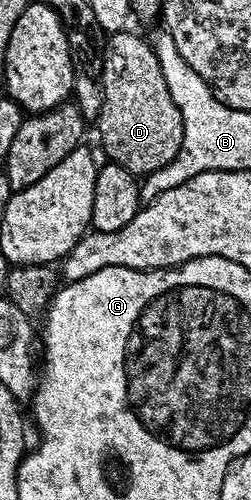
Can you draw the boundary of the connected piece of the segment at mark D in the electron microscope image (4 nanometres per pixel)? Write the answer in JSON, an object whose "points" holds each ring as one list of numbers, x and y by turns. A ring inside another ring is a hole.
{"points":[[132,29,112,32,105,40,103,109,95,120,95,127,101,134,101,147,106,155,104,158,138,177,171,165,183,145,183,117,179,113,179,105,171,101,171,89,167,89,167,81,163,81,163,69,154,44,140,39]]}

